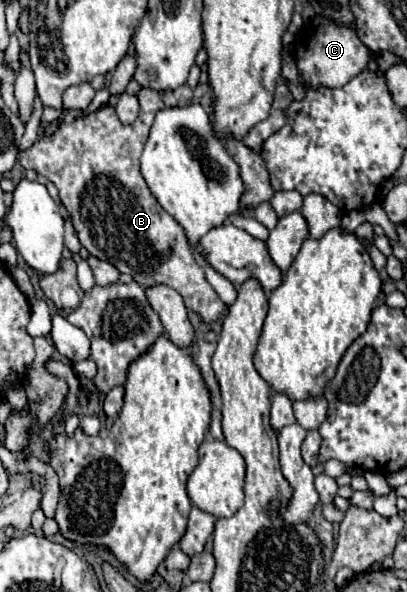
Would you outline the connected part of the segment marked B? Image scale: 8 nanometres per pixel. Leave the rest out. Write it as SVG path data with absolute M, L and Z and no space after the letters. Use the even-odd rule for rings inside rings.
M144 88L140 92L140 114L134 124L124 126L112 106L102 106L100 110L76 118L72 124L62 124L54 136L40 138L34 146L20 152L20 164L24 168L34 168L38 174L46 176L48 180L56 182L60 190L60 200L64 202L68 214L72 216L72 224L76 228L80 244L96 258L108 260L118 272L130 274L142 288L154 284L166 284L174 288L182 298L186 308L198 312L202 320L214 322L226 308L226 304L218 298L214 288L206 282L202 266L196 262L194 250L186 240L184 228L158 204L152 196L150 188L146 186L140 174L140 154L148 140L150 126L158 110L164 108L160 94L156 90Z

